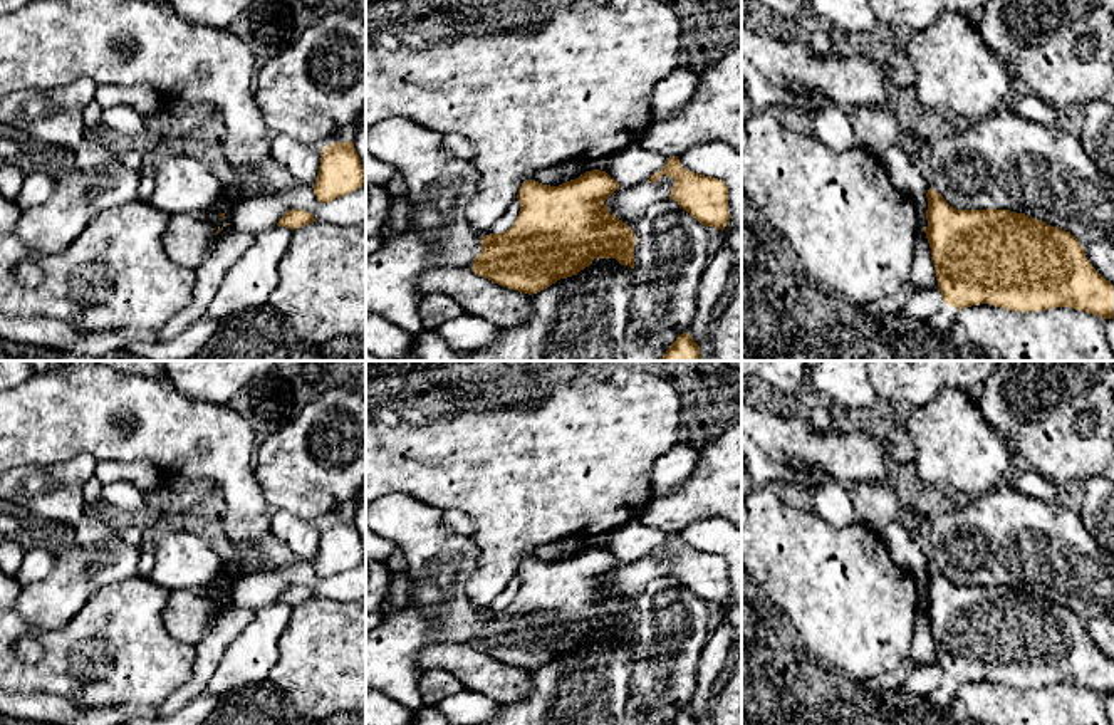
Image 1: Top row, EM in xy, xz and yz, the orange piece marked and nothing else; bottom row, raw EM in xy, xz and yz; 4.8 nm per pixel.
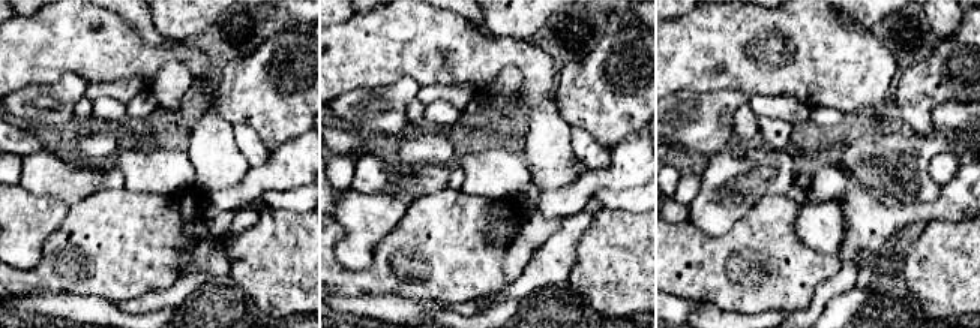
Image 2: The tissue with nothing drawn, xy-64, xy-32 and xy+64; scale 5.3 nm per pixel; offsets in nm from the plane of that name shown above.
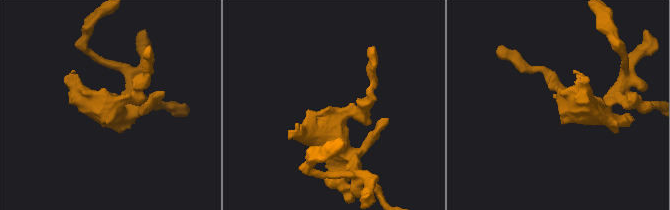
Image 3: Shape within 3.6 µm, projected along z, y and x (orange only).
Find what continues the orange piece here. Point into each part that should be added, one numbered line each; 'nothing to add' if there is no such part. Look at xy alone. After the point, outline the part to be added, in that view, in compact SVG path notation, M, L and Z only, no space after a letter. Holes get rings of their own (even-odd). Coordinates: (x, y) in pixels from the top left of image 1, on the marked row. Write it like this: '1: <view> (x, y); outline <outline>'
1: xy (252, 213); outline M247 195L235 200L230 225L240 232L257 235L273 228L289 211L289 196L275 195Z

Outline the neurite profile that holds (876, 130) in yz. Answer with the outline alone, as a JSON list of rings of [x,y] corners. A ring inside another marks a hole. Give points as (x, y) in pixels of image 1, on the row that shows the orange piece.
[[[854,106],[849,109],[849,121],[857,144],[876,159],[882,159],[901,133],[896,106]]]

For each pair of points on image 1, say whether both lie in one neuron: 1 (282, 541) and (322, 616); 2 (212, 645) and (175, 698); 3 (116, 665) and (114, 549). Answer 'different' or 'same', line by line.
1: different
2: same
3: different

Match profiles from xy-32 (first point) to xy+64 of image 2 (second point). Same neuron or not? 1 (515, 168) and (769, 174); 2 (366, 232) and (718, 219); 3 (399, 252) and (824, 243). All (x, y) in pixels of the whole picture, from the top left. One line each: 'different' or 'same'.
1: different
2: same
3: different

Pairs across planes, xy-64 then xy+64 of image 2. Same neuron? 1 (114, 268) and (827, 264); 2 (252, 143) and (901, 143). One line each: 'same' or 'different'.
1: same
2: same

